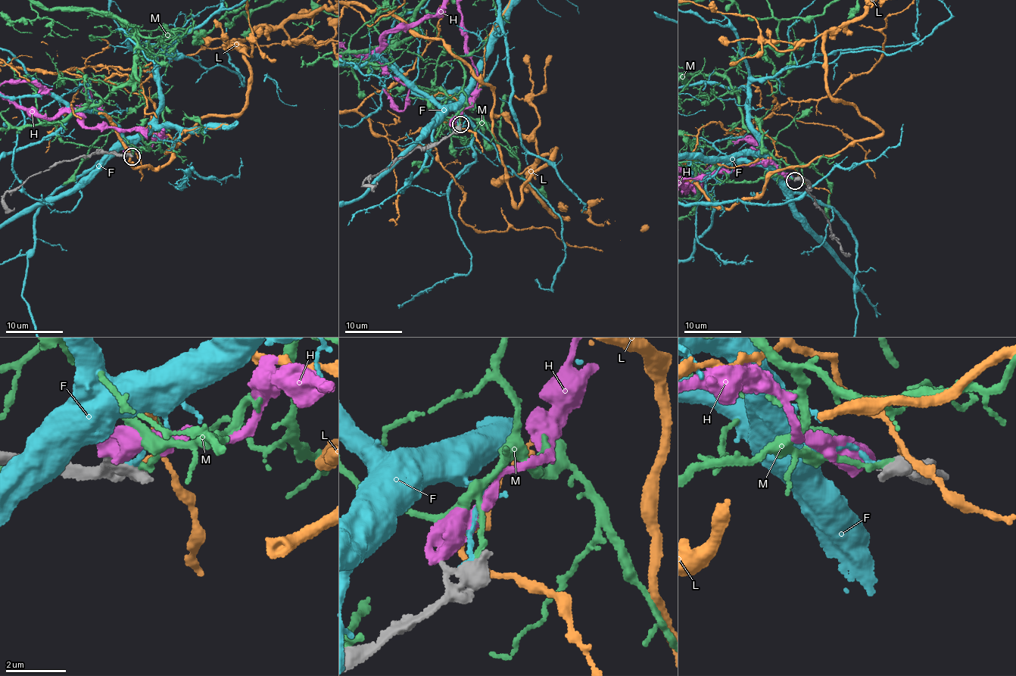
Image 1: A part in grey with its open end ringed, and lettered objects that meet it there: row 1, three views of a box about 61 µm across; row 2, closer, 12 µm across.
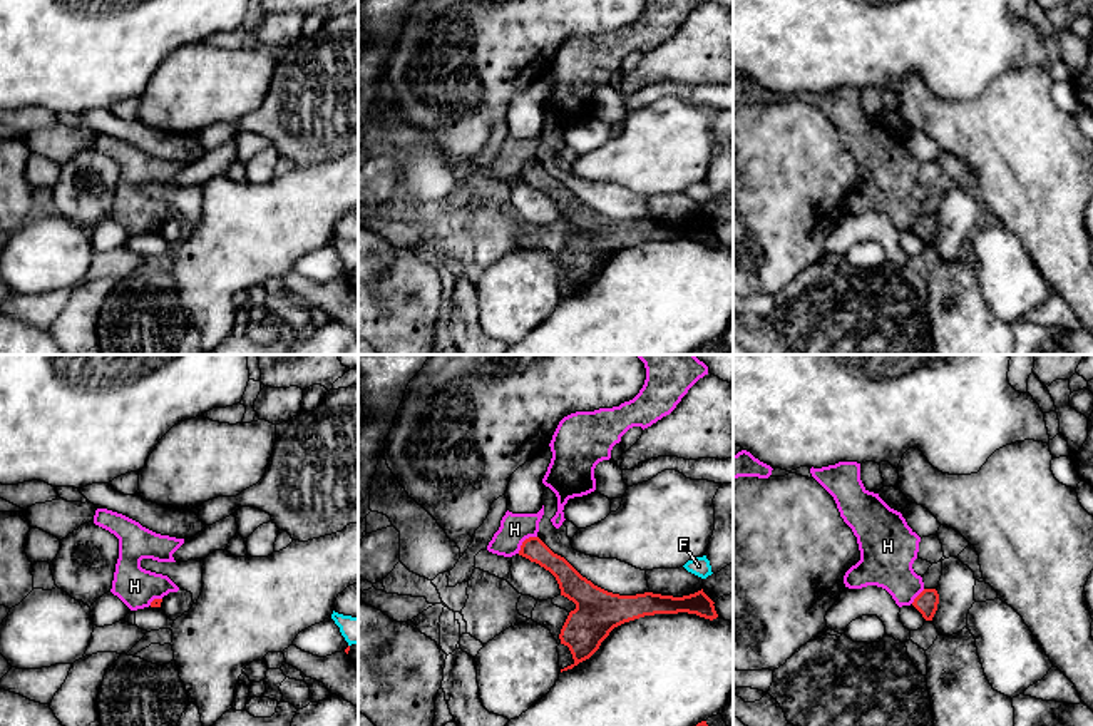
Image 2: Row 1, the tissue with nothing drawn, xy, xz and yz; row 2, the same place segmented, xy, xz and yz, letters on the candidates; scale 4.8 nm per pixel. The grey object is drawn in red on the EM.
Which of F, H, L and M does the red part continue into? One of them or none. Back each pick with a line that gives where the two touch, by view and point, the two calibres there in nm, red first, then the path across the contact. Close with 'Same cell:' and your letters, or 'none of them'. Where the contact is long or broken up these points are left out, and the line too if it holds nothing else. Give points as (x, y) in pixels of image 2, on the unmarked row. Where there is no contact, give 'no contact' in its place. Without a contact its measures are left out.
Same cell: none of them

